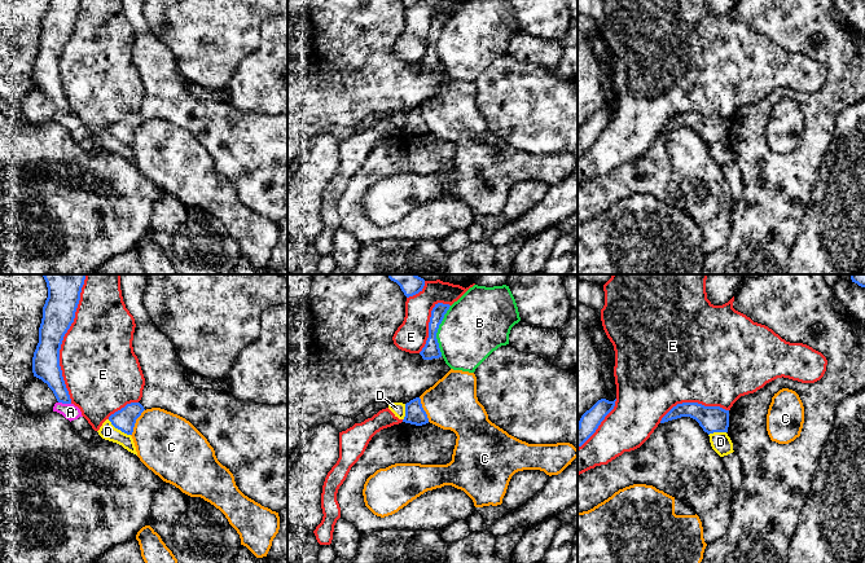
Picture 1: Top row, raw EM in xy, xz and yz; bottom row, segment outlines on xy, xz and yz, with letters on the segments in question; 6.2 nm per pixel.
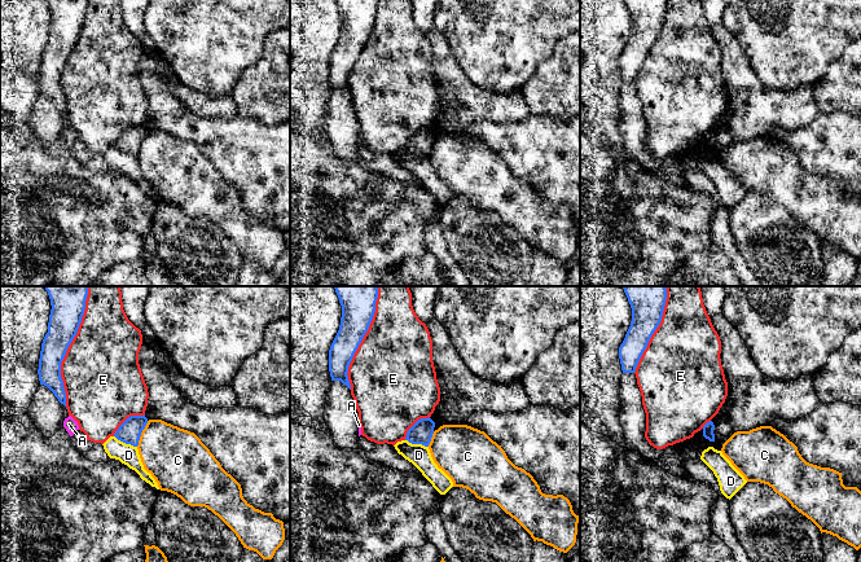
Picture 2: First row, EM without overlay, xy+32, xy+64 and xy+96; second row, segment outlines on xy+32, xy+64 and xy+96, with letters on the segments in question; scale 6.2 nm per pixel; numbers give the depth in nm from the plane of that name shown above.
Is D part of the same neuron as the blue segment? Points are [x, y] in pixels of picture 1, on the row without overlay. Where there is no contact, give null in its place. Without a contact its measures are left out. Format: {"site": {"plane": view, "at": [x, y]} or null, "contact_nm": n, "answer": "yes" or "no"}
{"site": {"plane": "xy", "at": [119, 139]}, "contact_nm": 170, "answer": "no"}

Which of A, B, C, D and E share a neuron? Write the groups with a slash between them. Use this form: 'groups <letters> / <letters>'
groups A D / B / C / E

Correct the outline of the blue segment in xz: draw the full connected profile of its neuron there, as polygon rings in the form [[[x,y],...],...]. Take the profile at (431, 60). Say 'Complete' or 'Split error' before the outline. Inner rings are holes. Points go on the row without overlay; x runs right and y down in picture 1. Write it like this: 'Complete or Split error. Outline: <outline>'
Complete. Outline: [[[438,13],[431,21],[431,27],[429,32],[429,48],[426,50],[425,57],[420,62],[423,70],[442,67],[442,62],[436,49],[436,43],[449,17],[451,17],[449,14]]]

